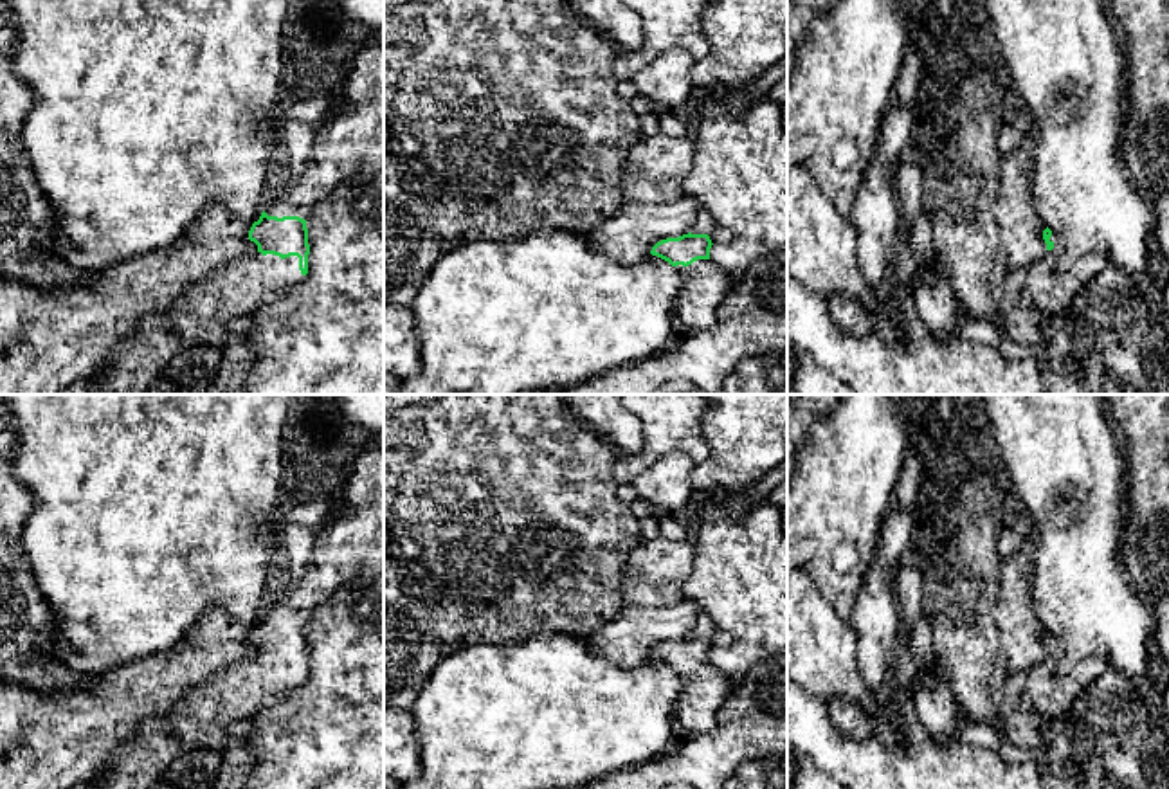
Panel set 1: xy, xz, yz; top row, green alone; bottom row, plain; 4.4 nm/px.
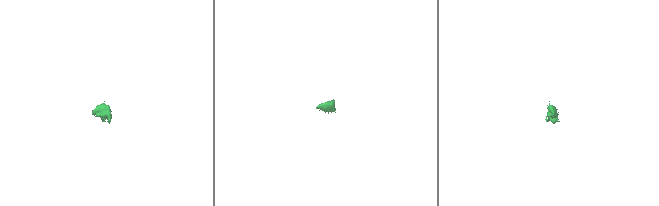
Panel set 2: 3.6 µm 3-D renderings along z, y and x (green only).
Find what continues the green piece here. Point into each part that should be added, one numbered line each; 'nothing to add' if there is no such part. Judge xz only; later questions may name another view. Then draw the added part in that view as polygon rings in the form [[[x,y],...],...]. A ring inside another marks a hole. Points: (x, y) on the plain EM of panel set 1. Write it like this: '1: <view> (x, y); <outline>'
1: xz (705, 689); [[[697,663],[675,670],[683,692],[675,703],[674,722],[690,737],[708,735],[717,726],[717,713],[733,694],[735,683],[713,663]]]

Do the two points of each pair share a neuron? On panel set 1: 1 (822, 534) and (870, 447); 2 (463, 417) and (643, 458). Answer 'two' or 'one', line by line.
1: one
2: two

